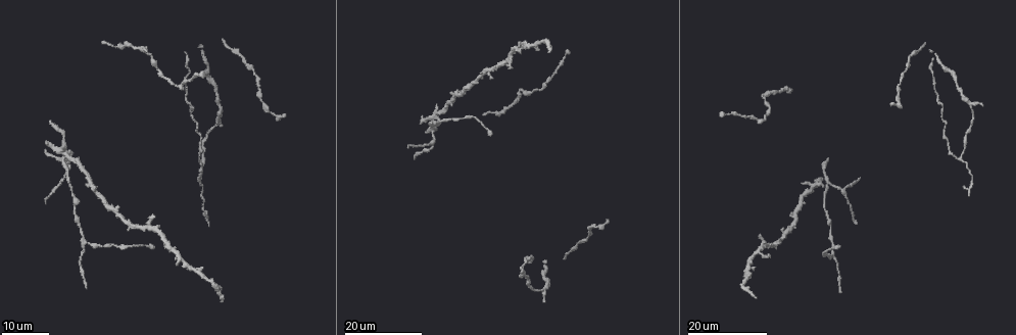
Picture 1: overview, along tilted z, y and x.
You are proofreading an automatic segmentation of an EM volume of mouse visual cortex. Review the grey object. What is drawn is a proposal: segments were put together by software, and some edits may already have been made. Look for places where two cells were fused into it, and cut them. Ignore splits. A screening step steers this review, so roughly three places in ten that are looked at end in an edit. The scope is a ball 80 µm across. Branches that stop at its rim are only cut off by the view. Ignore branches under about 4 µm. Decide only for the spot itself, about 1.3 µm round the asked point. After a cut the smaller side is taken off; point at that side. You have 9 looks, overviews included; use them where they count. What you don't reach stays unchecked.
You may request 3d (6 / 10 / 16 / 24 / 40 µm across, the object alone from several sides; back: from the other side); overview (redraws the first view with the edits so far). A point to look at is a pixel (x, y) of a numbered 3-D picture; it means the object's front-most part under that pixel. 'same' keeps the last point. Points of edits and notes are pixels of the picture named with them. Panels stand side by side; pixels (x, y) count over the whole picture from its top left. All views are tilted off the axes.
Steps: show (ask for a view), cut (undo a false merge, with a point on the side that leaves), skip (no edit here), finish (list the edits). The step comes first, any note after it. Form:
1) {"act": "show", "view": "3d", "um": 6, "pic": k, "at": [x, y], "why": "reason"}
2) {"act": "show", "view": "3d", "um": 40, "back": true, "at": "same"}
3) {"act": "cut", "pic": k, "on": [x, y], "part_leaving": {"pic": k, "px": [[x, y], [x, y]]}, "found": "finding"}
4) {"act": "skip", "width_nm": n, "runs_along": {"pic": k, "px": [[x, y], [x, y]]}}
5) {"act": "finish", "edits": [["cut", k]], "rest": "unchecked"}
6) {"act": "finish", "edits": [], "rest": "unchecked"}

{"act": "show", "view": "3d", "um": 24, "pic": 1, "at": [152, 62], "why": "calibre changes"}

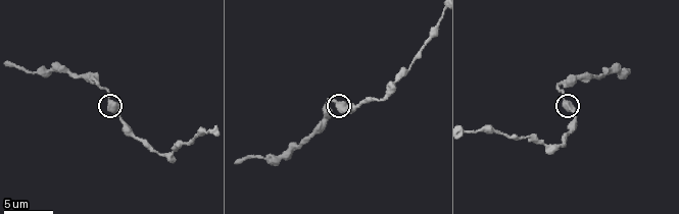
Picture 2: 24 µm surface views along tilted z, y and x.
{"act": "show", "view": "3d", "um": 10, "pic": 2, "at": [566, 100], "why": "zoom in"}

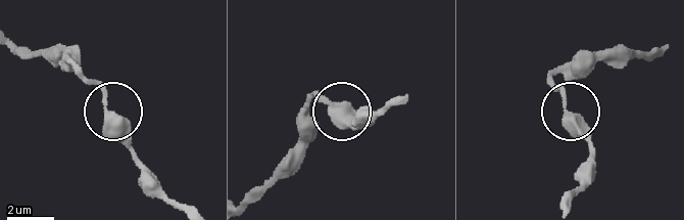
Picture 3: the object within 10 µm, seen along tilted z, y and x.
{"act": "skip", "found": "all the same cell"}

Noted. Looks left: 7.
{"act": "show", "view": "3d", "um": 16, "pic": 1, "at": [66, 153], "why": "abrupt turn"}

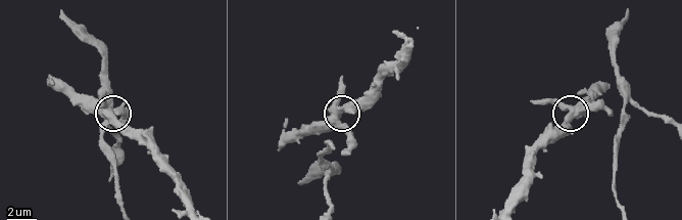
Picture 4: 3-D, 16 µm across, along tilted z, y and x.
{"act": "show", "view": "3d", "um": 10, "pic": 4, "at": [338, 118]}

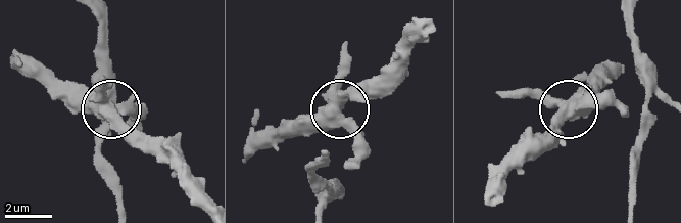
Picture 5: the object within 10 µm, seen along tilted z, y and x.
{"act": "show", "view": "3d", "um": 6, "pic": 5, "at": [339, 110], "why": "closer look"}

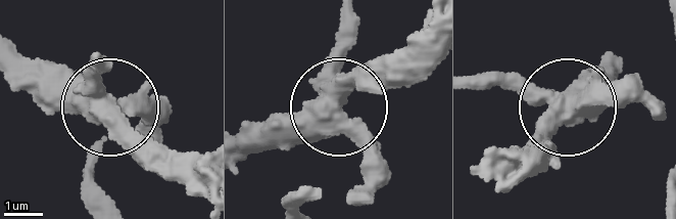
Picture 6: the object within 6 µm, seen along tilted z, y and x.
{"act": "skip", "width_nm": 510, "runs_along": {"pic": 6, "px": [[352, 193], [363, 135], [351, 95], [397, 74]]}, "found": "one cell here"}

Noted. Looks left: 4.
{"act": "show", "view": "3d", "um": 16, "pic": 1, "at": [846, 190], "why": "branch point"}

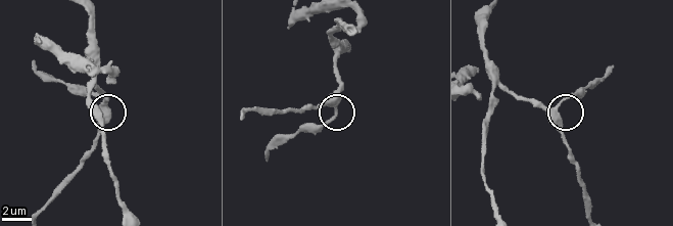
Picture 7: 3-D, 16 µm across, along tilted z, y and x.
{"act": "show", "view": "3d", "um": 10, "pic": 7, "at": [555, 111], "why": "zoom in"}

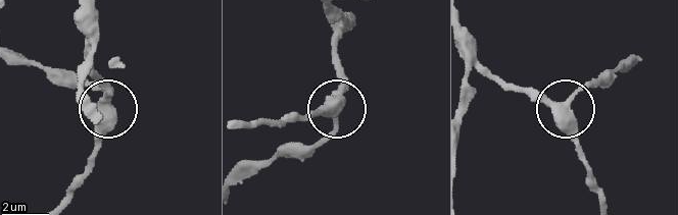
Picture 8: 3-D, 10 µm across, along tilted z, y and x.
{"act": "skip", "runs_along": {"pic": 8, "px": [[468, 77], [479, 71], [564, 104], [602, 74]]}, "found": "one cell here"}

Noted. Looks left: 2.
{"act": "show", "view": "3d", "um": 24, "pic": 1, "at": [440, 123]}

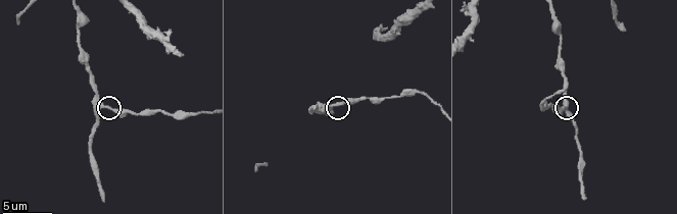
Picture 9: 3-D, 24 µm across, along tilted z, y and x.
{"act": "show", "view": "3d", "um": 6, "pic": 9, "at": [101, 105]}

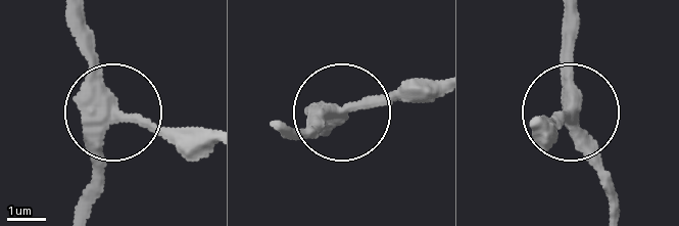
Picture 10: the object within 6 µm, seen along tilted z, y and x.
{"act": "skip", "runs_along": {"pic": 10, "px": [[69, 23], [109, 119], [81, 202]]}, "found": "continuous, no second cell"}

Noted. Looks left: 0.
{"act": "finish", "edits": [], "rest": "unchecked"}

